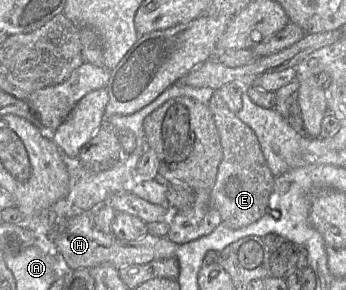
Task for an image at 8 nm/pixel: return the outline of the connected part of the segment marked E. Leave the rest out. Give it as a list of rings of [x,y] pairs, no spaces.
[[[218,90],[214,91],[208,107],[222,148],[222,160],[210,196],[221,216],[221,223],[236,230],[255,223],[269,213],[268,204],[275,177],[267,166],[256,134],[228,108]]]

